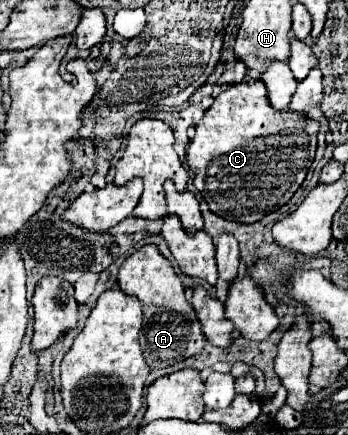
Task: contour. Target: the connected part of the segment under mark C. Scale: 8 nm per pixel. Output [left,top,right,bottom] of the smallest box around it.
[187,76,317,222]

